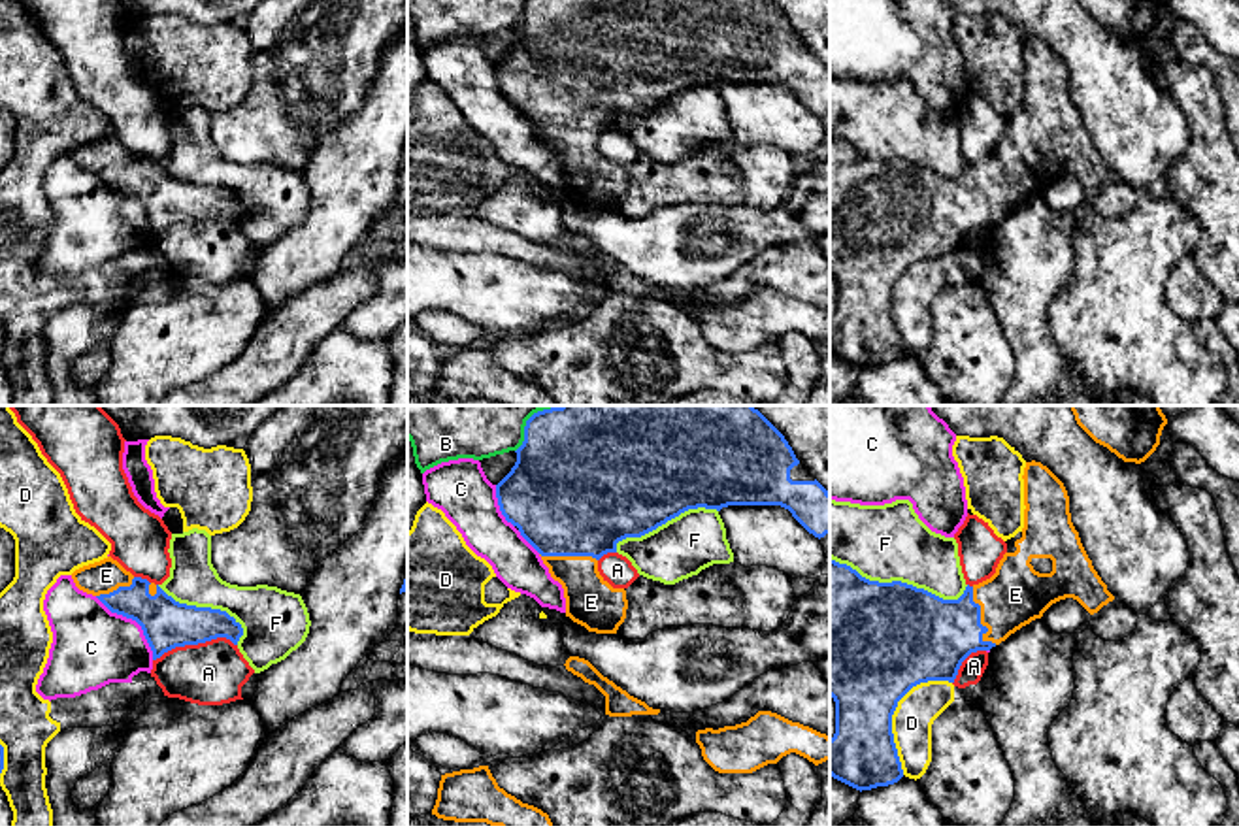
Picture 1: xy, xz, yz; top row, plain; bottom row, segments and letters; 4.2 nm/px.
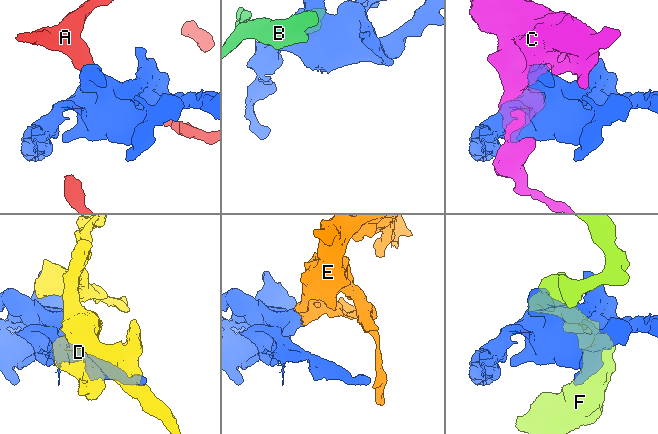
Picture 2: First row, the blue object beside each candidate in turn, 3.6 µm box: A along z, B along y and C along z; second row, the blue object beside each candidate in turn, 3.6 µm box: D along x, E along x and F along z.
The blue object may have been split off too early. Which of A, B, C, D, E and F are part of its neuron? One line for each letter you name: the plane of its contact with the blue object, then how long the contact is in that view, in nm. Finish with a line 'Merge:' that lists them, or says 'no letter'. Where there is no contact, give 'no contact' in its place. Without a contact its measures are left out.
E: contact in yz; length 260 nm
Merge: E

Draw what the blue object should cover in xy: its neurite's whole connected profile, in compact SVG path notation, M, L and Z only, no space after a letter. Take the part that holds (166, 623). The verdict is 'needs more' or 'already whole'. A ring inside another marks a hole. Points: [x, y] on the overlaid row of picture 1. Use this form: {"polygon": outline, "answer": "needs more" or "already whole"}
{"polygon": "M111 556L75 570L72 579L79 590L96 596L111 613L136 620L153 651L153 660L175 647L198 645L217 637L226 637L238 645L243 636L241 624L226 611L179 603L158 585L134 577Z", "answer": "needs more"}

